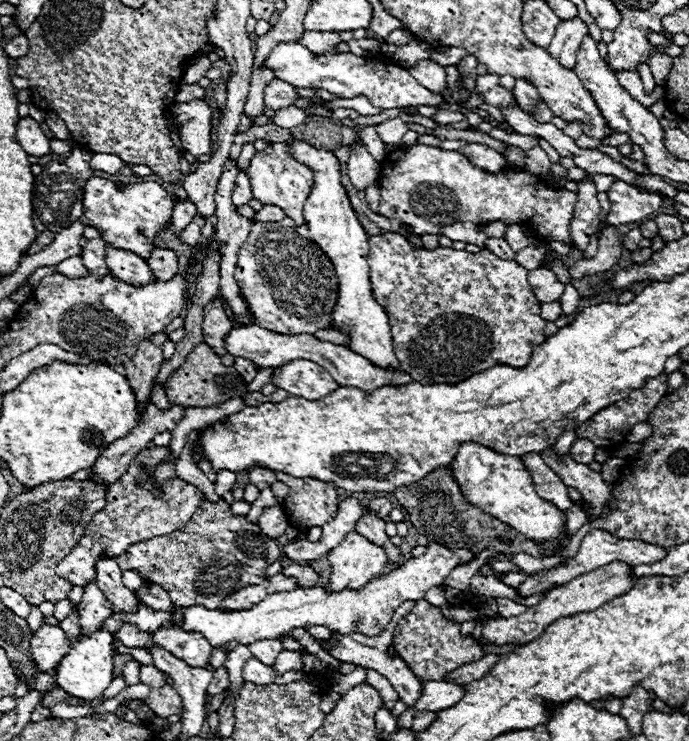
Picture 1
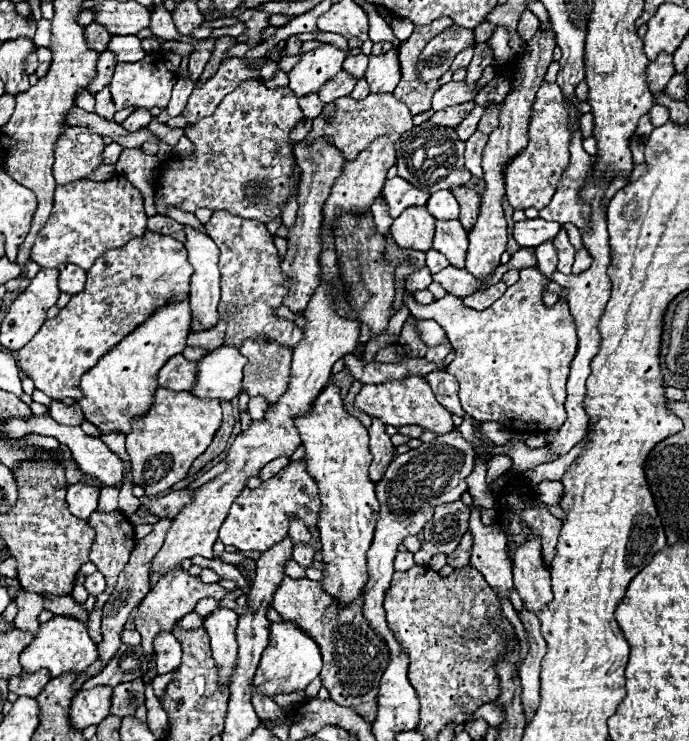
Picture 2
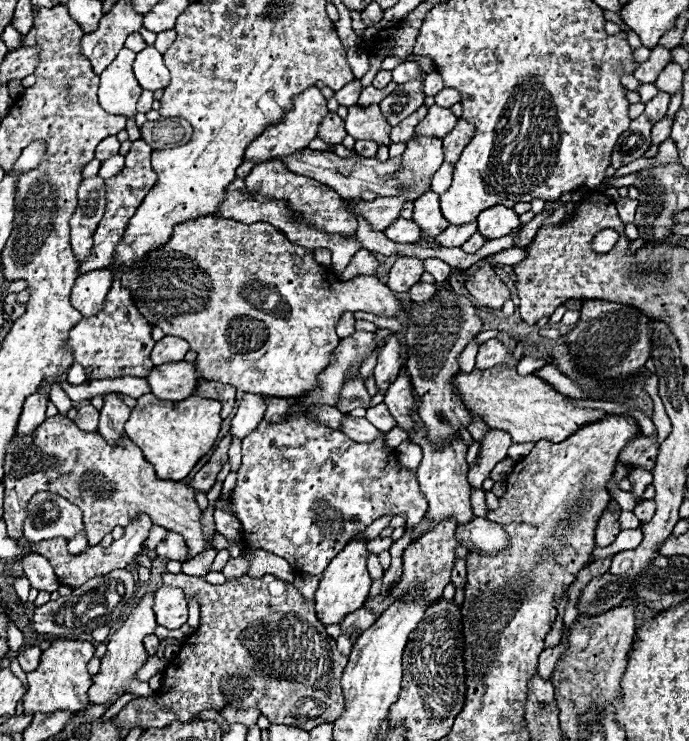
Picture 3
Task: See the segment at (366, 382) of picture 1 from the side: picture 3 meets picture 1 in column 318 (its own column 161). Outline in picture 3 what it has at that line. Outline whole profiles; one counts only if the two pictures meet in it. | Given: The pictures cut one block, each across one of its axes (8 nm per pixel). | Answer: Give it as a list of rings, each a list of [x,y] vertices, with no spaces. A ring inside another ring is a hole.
[[[164,336],[160,342],[156,342],[150,359],[154,362],[154,366],[158,366],[158,364],[162,366],[164,362],[180,362],[180,360],[184,360],[188,350],[190,350],[190,346],[182,338]]]

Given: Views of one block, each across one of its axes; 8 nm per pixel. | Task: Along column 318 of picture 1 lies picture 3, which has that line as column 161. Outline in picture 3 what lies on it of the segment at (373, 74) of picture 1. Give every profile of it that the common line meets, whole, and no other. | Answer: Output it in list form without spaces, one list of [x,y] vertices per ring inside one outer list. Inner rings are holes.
[[[148,46],[142,52],[138,52],[132,68],[134,68],[138,84],[144,90],[156,92],[156,90],[162,90],[164,86],[168,86],[168,82],[170,82],[170,74],[162,62],[162,54],[154,46]]]

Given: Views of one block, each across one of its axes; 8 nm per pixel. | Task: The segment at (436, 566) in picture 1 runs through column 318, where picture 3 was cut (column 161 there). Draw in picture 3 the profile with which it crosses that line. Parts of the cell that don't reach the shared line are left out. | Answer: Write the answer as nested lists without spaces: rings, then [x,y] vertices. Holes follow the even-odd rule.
[[[162,586],[154,598],[156,622],[168,630],[178,630],[186,624],[188,618],[188,602],[184,592],[174,586]]]

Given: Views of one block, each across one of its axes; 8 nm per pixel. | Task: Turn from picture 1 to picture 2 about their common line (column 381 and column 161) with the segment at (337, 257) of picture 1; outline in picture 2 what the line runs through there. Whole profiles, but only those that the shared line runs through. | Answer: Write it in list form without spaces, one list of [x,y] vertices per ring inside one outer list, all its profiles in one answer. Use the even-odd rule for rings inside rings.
[[[190,300],[168,302],[154,310],[146,322],[142,322],[136,330],[132,330],[124,340],[120,340],[112,352],[104,354],[98,364],[88,370],[78,388],[82,390],[80,408],[88,422],[98,426],[102,434],[132,430],[132,418],[140,416],[152,404],[152,396],[158,388],[156,374],[172,354],[180,354],[186,348],[186,336],[190,334]]]

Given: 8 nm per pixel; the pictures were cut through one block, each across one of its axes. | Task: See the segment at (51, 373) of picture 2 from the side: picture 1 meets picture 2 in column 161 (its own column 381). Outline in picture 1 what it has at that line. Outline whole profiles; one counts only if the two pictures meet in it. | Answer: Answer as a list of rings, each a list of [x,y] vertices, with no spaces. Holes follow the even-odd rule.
[[[396,232],[370,236],[368,242],[372,296],[376,296],[376,302],[390,318],[394,354],[402,370],[408,370],[412,380],[422,386],[458,384],[498,364],[524,368],[532,348],[546,340],[546,320],[540,318],[540,302],[528,284],[528,270],[514,260],[500,260],[490,250],[470,254],[452,248],[414,248]]]

